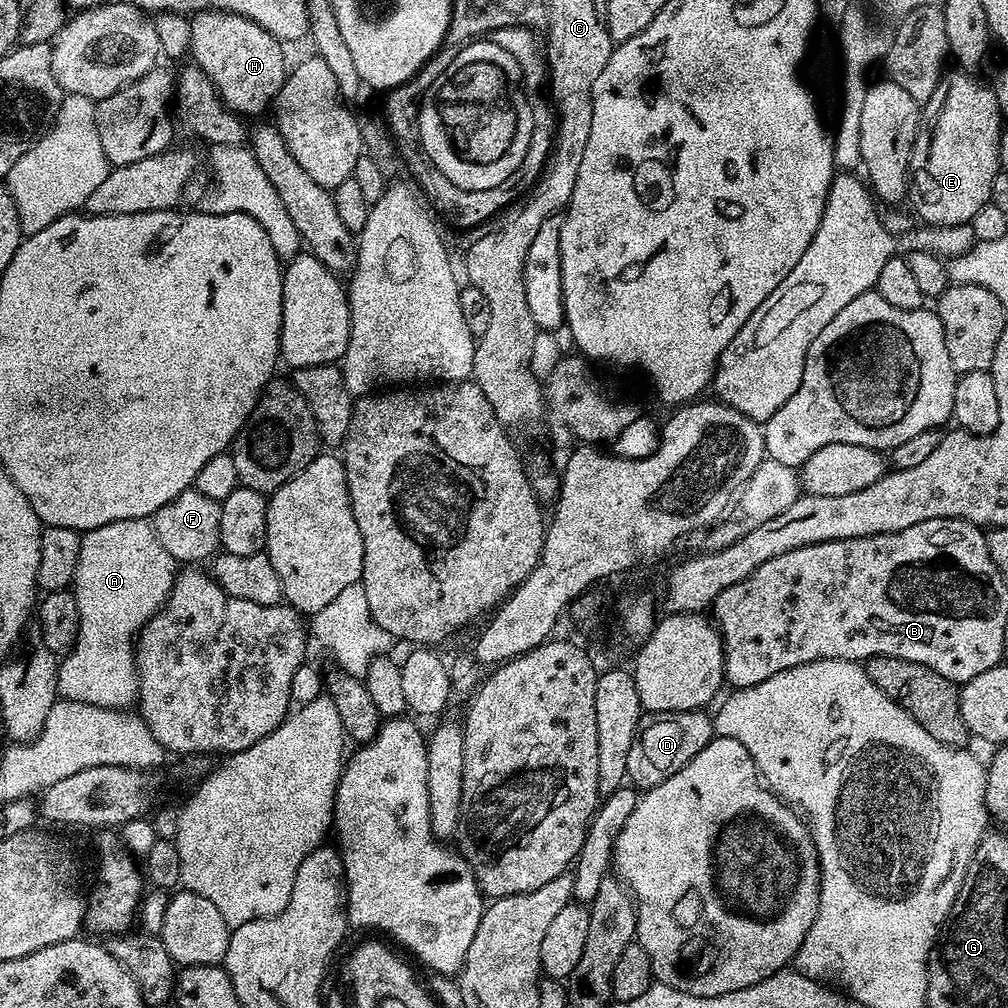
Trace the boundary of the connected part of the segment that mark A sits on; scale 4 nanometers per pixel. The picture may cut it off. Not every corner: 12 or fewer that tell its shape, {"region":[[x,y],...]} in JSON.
{"region":[[151,519],[81,535],[63,699],[137,703],[134,645],[177,561]]}

